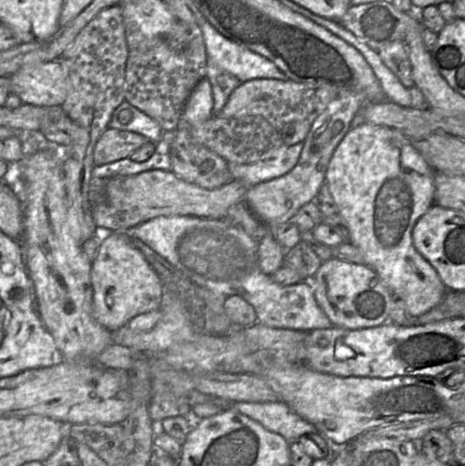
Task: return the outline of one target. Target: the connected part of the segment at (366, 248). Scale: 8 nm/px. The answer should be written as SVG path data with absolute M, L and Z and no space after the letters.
M364 122L346 133L329 162L325 185L328 187L338 208L338 214L344 219L349 229L349 242L357 247L361 252L365 264L373 268L383 284L392 292L399 293L406 305L408 317L417 317L434 308L444 298L448 289L438 276L433 266L416 250L412 242L412 230L418 219L425 214L435 203L435 173L436 171L426 162L423 156L415 149L411 140L399 130L389 128L384 125Z

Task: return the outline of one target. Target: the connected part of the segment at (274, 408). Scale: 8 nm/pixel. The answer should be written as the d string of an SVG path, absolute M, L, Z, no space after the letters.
M236 402L224 408L228 407L259 422L267 430L281 435L289 442L298 440L305 434L319 433L312 423L283 402Z

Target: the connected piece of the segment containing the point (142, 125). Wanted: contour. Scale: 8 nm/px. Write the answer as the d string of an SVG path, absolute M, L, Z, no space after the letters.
M127 101L122 102L114 111L109 128L136 132L157 143L165 132L159 122L138 110Z

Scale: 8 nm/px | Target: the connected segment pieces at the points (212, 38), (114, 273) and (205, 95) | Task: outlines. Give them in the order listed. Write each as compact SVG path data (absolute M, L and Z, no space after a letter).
M207 20L201 25L201 30L207 50L208 62L231 73L241 82L258 78L289 79L272 61L226 38Z
M130 231L105 232L92 262L93 316L110 331L126 326L136 316L159 310L164 284L142 252L132 243Z
M203 78L196 85L185 104L183 119L190 124L200 124L214 115L213 106L211 83L207 78Z

